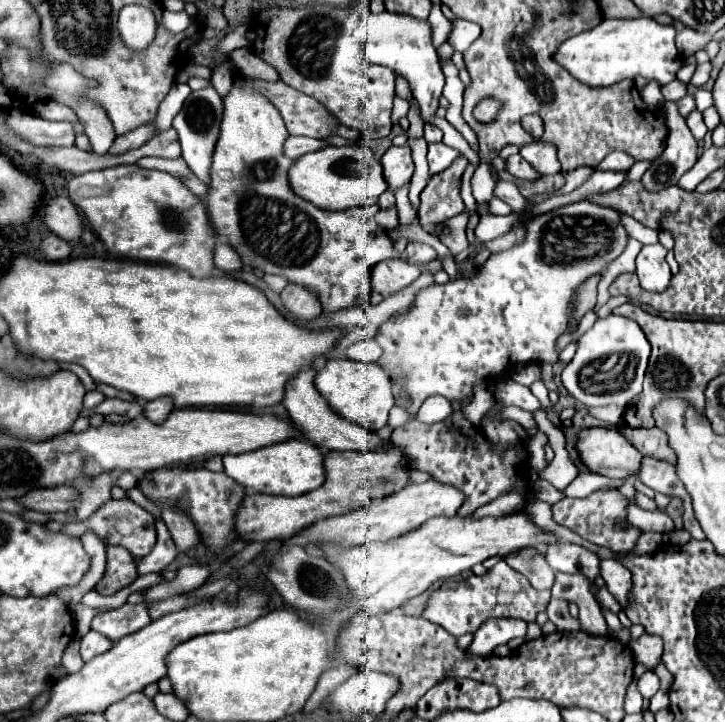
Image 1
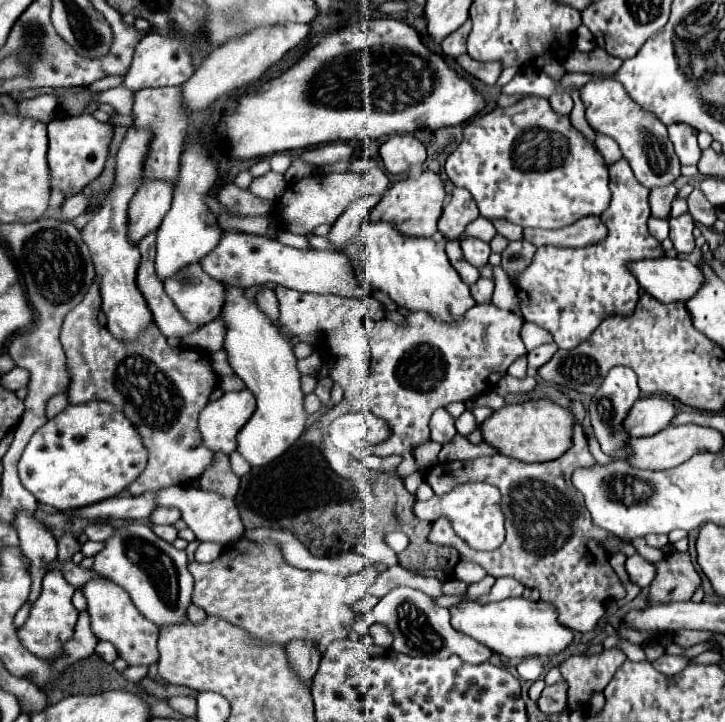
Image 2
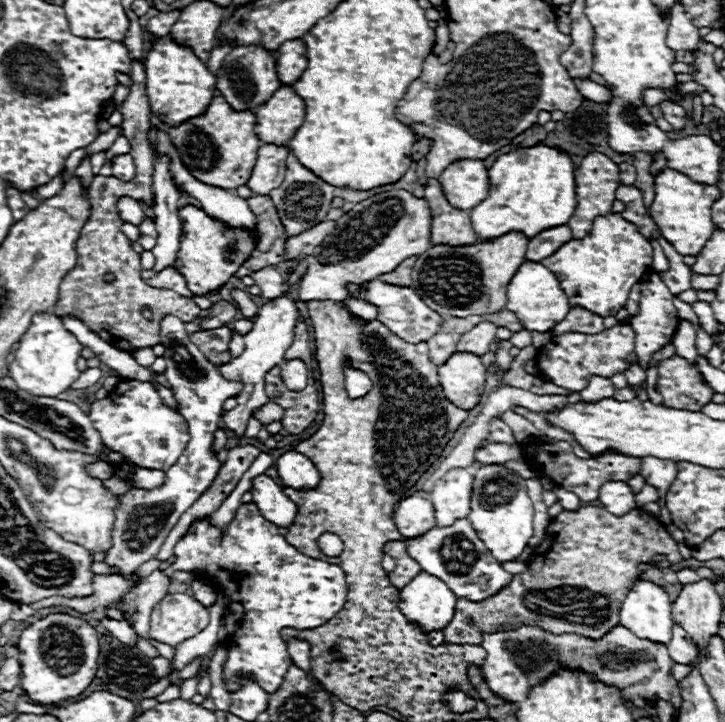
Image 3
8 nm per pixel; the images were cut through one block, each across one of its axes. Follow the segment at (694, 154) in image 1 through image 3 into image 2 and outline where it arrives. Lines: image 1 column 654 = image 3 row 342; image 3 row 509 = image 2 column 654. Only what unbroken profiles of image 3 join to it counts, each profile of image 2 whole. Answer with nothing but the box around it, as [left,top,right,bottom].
[580,80,680,190]

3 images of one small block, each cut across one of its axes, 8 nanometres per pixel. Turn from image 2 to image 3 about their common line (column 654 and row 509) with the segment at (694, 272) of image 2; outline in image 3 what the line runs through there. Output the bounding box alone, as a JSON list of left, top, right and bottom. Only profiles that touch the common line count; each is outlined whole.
[250,476,298,528]

